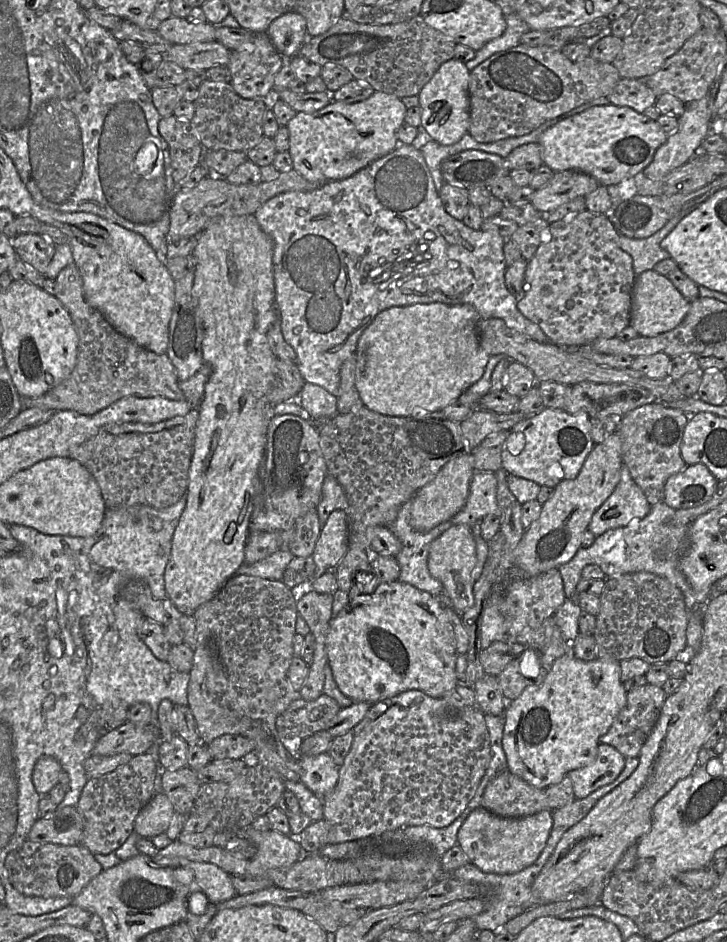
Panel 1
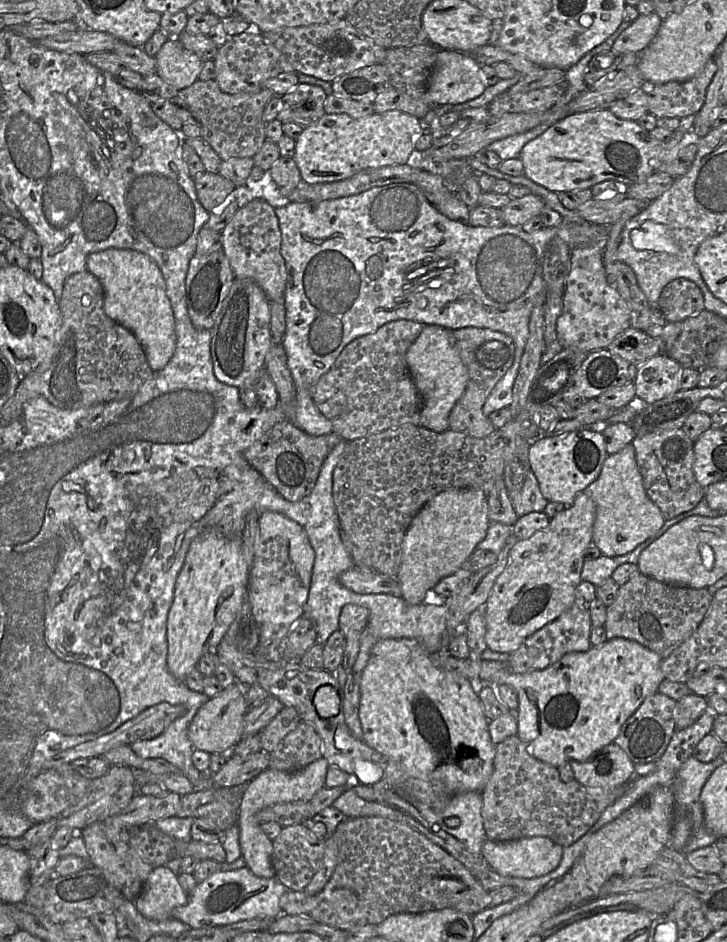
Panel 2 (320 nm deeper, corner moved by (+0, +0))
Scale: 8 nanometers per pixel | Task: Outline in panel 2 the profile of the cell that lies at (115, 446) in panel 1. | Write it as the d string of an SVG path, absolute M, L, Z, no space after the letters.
M281 421L248 447L244 457L284 499L297 502L311 493L325 458L341 440L334 432L313 436L290 421Z

